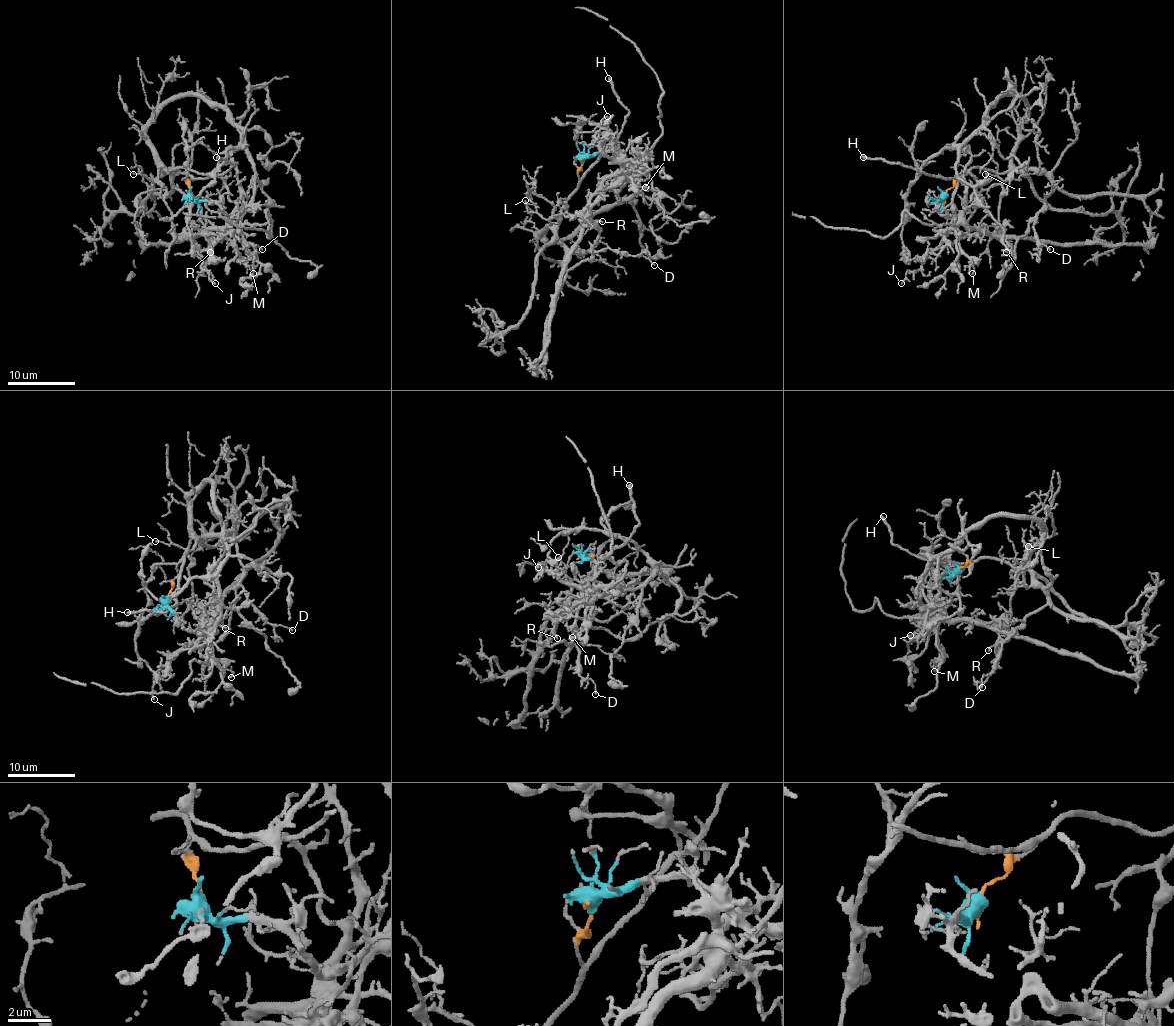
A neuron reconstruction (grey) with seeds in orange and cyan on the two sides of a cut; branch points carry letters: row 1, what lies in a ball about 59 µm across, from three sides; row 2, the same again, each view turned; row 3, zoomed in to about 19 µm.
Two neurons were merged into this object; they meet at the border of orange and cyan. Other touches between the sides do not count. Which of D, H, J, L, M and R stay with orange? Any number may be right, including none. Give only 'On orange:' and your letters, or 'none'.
On orange: D, H, L

